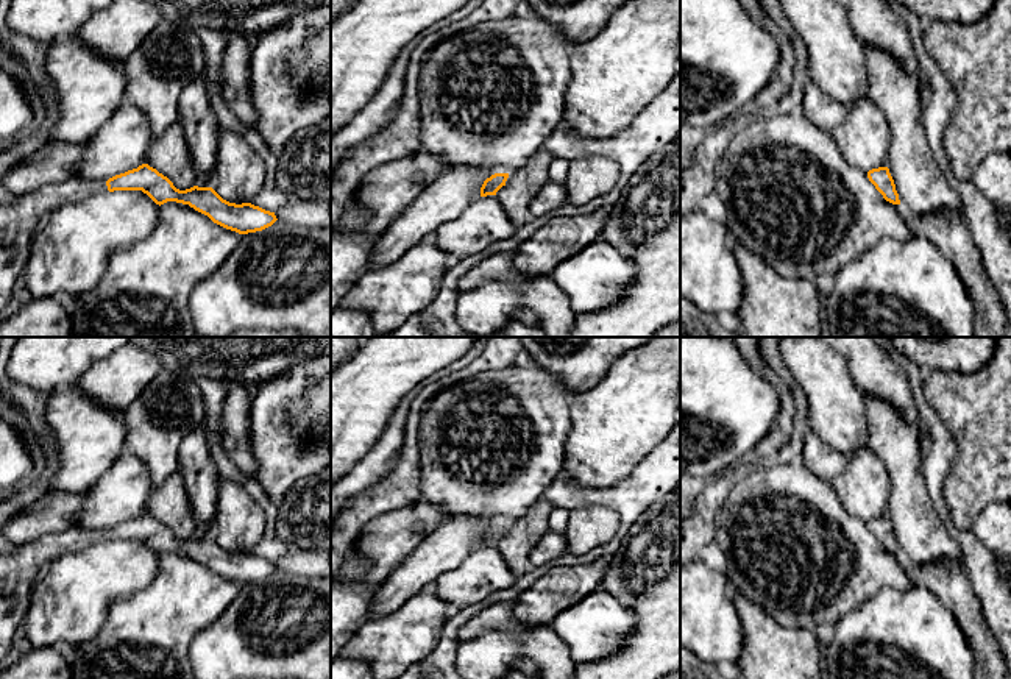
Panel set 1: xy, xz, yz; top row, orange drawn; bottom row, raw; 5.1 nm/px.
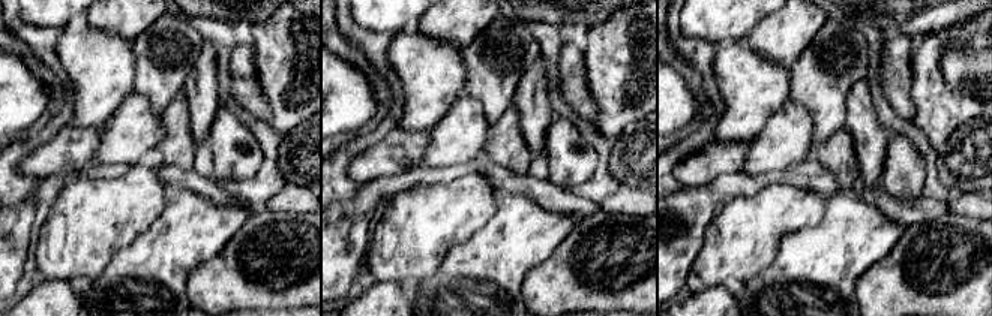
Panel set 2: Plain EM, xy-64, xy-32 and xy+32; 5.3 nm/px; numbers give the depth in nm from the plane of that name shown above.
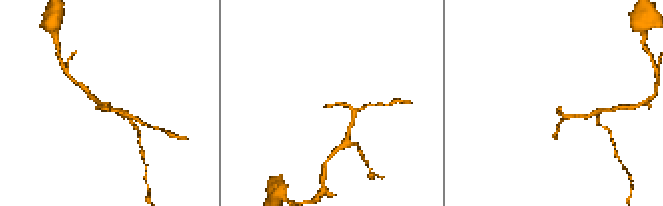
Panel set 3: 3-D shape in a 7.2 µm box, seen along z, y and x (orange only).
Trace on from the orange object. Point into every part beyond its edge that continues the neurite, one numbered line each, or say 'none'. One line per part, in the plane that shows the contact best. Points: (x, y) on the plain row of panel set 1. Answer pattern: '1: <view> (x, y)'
1: xy (17, 570)

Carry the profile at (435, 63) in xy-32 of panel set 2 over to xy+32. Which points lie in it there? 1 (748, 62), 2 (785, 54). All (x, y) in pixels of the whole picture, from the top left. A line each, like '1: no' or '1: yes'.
1: yes
2: no

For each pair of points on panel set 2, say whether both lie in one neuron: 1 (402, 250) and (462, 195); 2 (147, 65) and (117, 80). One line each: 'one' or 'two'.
1: one
2: two

